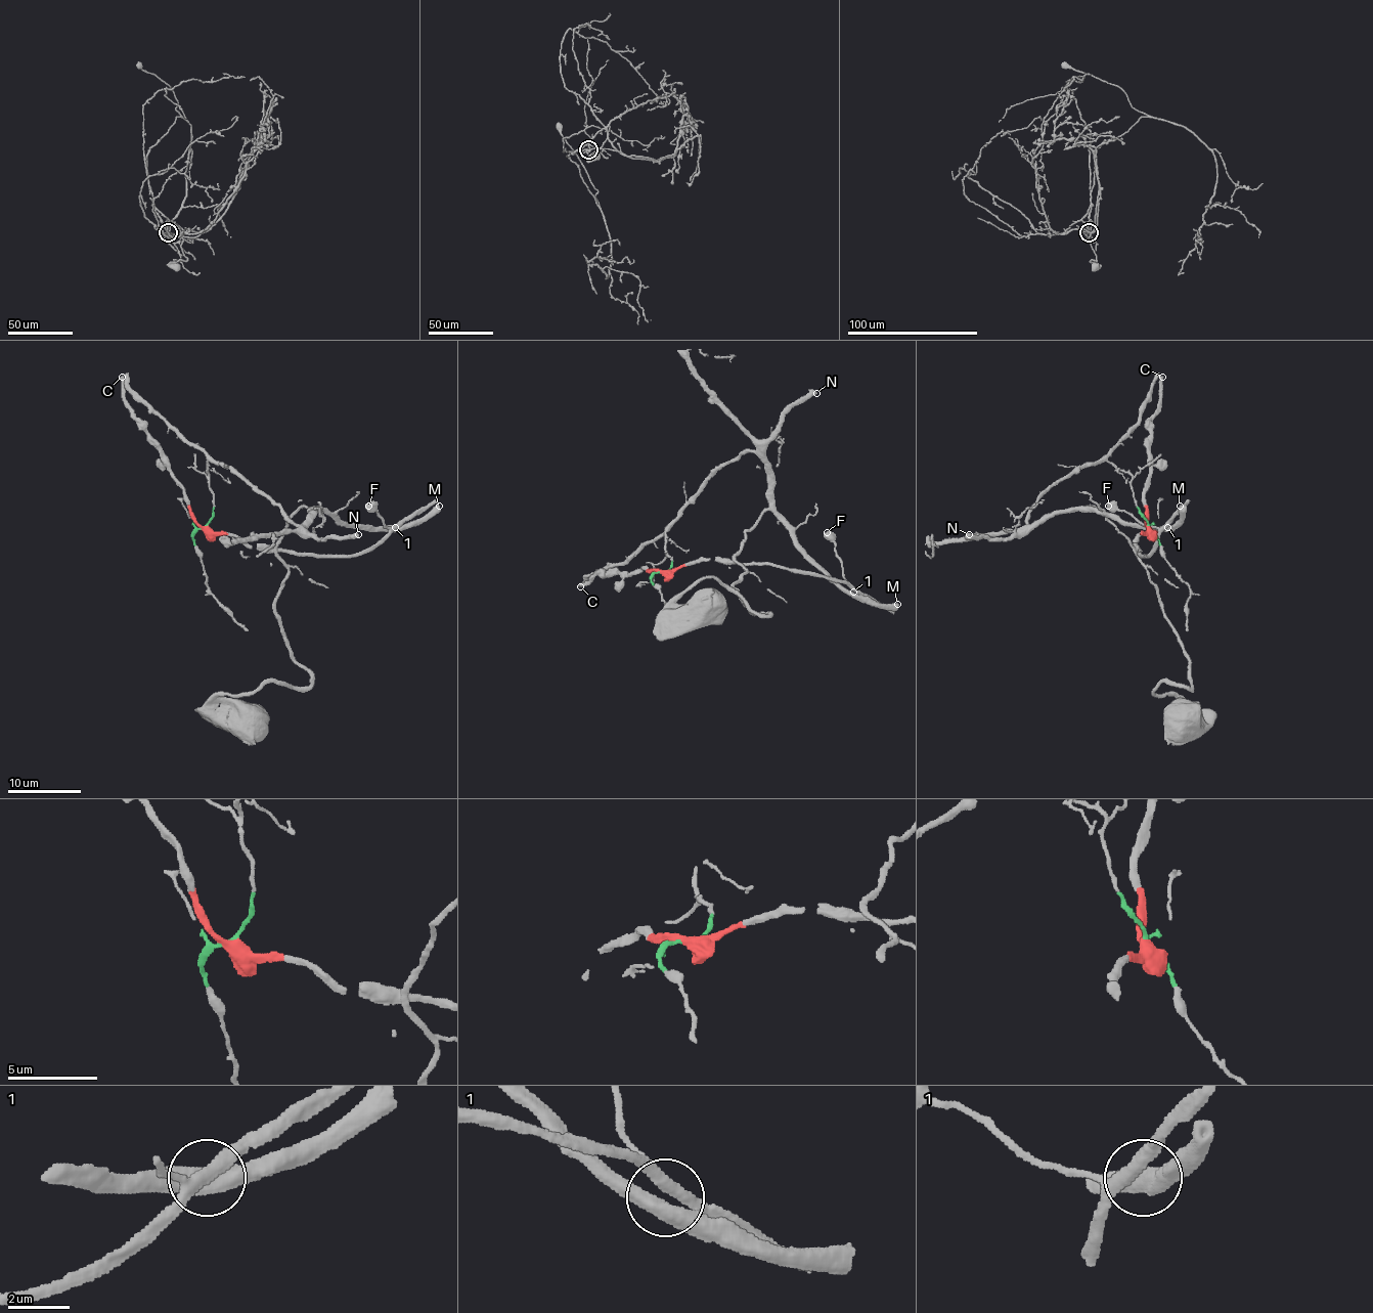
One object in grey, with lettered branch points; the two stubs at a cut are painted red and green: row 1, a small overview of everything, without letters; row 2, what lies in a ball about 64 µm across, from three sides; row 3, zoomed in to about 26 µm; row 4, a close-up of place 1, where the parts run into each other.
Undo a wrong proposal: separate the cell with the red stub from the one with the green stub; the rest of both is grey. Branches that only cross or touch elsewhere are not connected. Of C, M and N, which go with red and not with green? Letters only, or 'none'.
C

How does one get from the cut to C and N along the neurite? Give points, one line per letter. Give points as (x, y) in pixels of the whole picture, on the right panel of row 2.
C: (1148, 527), (1144, 485), (1150, 473), (1150, 422), (1160, 398), (1162, 376)
N: (1148, 527), (1135, 504), (1132, 476), (1097, 460), (1060, 478), (1029, 513), (1027, 524), (1009, 536), (969, 535)

